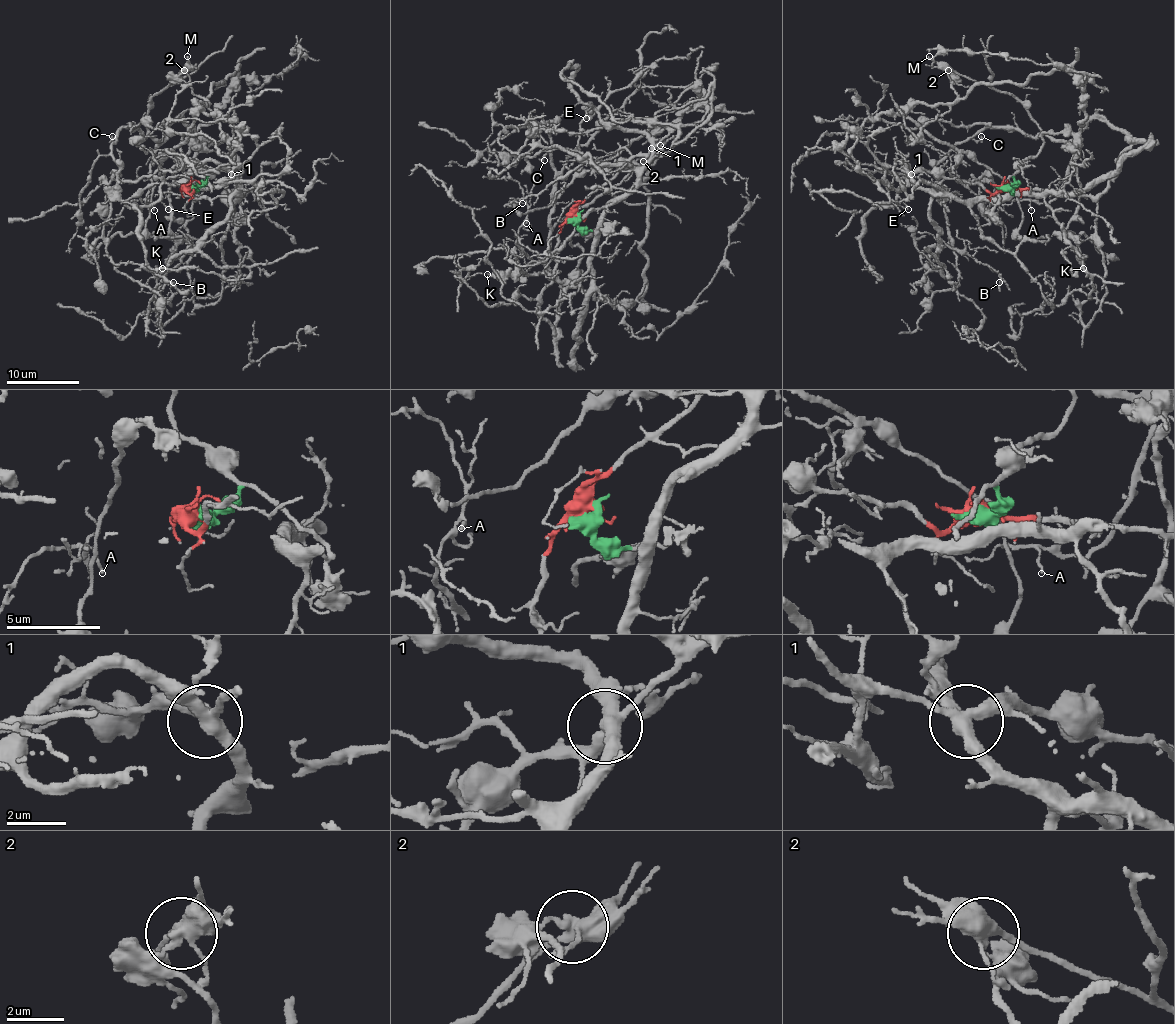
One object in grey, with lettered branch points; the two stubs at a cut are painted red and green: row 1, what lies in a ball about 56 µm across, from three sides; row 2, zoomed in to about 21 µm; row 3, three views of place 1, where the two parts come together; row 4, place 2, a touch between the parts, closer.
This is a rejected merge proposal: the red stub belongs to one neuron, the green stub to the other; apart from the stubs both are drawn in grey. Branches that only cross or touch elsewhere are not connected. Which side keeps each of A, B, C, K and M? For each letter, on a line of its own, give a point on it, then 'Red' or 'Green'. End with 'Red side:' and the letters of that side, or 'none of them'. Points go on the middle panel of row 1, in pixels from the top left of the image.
A: Place: (526, 223). Red
B: Place: (522, 203). Green
C: Place: (544, 160). Red
K: Place: (487, 274). Green
M: Place: (660, 145). Red
Red side: A, C, M

